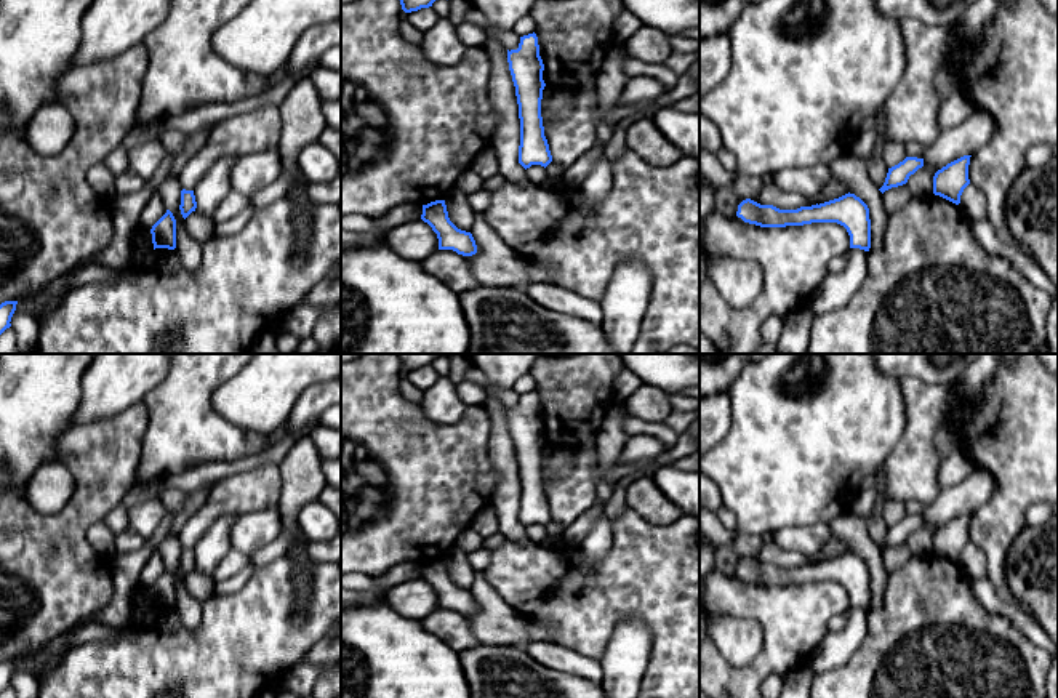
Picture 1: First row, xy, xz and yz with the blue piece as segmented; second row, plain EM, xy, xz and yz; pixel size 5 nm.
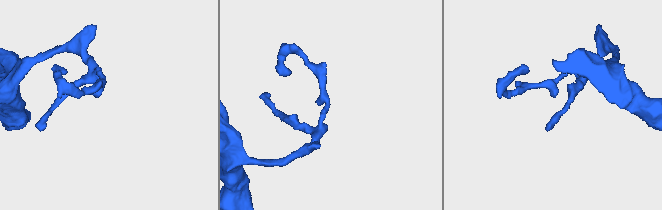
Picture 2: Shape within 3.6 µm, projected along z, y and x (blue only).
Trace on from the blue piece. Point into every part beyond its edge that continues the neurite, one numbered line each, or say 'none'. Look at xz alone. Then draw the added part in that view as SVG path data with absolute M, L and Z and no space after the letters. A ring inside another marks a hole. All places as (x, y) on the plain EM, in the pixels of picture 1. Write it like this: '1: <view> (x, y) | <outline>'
none

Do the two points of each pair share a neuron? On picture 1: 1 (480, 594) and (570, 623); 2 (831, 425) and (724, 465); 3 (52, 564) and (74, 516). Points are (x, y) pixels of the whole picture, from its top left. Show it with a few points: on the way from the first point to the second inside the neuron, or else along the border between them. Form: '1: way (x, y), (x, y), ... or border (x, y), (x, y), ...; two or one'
1: border (482, 572), (487, 583), (528, 620); two
2: way (804, 439), (778, 465), (751, 465); one
3: way (52, 553), (69, 527); one

